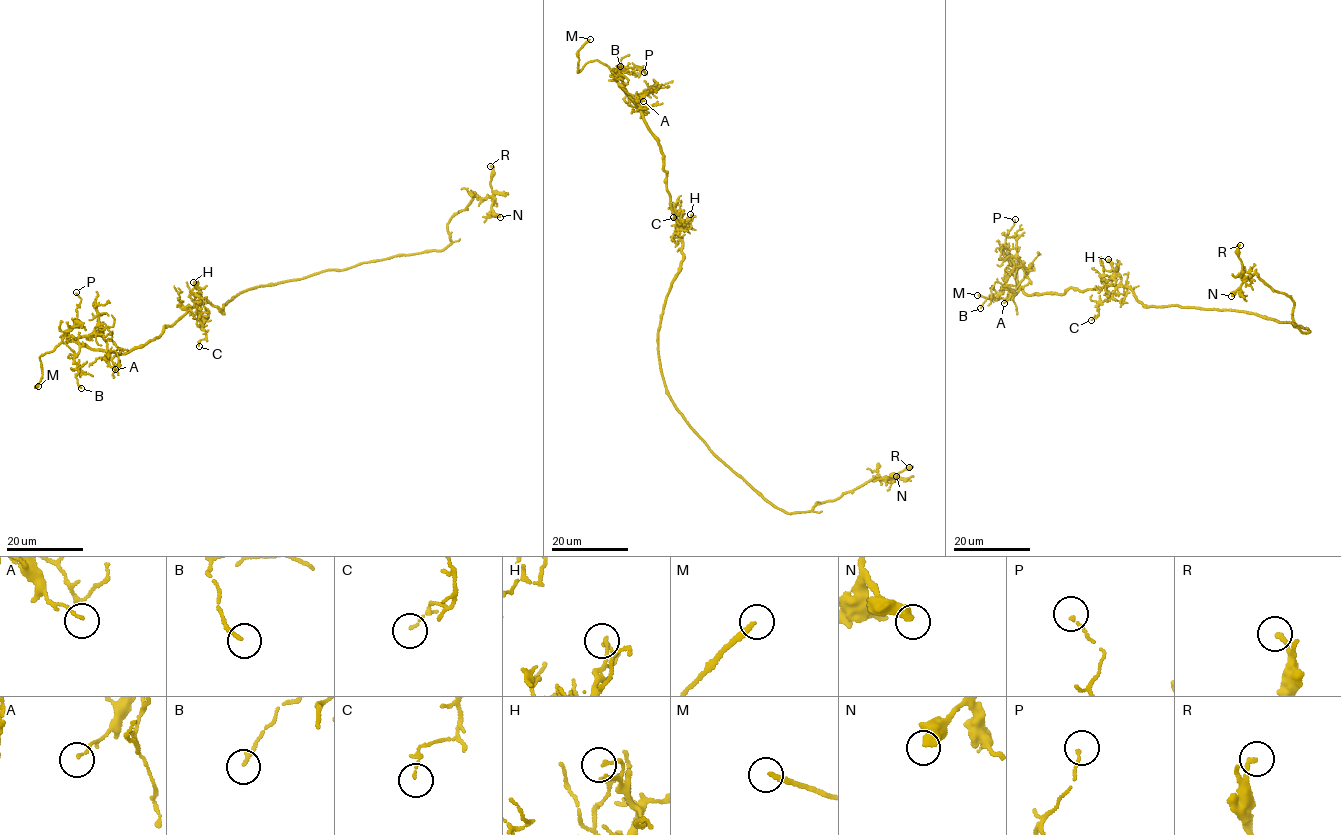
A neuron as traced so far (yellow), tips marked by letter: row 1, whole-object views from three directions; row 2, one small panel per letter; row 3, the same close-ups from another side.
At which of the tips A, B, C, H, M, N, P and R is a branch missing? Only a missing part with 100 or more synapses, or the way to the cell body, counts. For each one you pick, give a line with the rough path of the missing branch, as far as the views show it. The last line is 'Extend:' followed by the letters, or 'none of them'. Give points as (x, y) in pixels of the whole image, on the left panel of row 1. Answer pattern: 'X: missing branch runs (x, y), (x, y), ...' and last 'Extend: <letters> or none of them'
M: missing branch runs (38, 386), (50, 380), (88, 375), (94, 365), (101, 371)
Extend: M

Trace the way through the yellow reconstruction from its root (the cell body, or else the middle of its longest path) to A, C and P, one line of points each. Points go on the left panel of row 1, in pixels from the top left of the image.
A: (231, 297), (221, 313), (203, 303), (143, 345), (126, 353), (107, 352), (115, 369)
C: (231, 297), (222, 305), (221, 313), (206, 302), (198, 306), (206, 331), (205, 339), (199, 346)
P: (231, 297), (222, 313), (206, 302), (195, 306), (159, 336), (117, 354), (63, 341), (77, 319), (76, 292)

